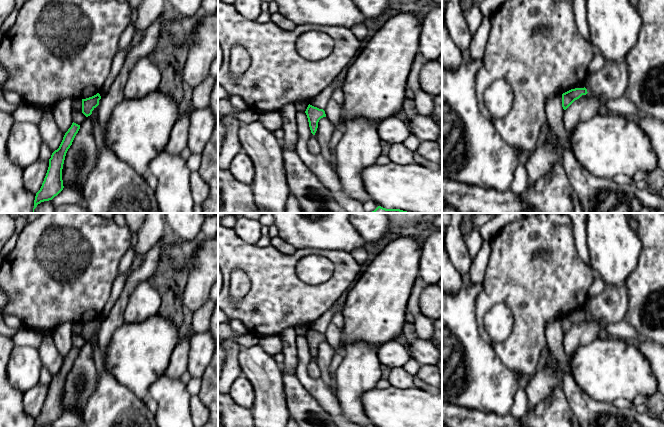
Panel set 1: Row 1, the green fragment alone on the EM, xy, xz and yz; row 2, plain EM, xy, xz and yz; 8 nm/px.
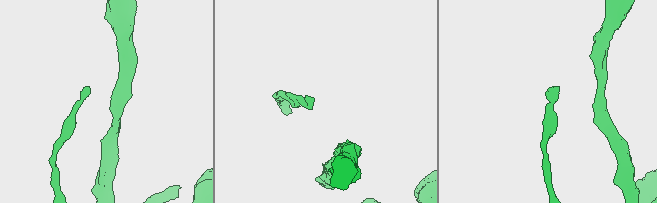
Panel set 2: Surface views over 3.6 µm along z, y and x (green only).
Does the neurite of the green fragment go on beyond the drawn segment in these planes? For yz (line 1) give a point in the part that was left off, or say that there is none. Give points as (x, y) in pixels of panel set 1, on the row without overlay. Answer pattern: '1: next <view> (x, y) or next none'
1: next none

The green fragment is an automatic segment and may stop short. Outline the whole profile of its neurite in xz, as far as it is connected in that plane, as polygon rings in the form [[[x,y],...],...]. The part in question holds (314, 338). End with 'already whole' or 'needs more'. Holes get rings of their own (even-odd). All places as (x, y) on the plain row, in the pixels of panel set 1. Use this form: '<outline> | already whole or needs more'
[[[309,328],[305,337],[308,342],[311,357],[315,359],[319,344],[323,341],[326,341],[325,335]]] | already whole

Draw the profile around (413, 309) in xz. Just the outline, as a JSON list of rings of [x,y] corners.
[[[419,274],[413,285],[412,293],[407,302],[407,308],[406,308],[406,313],[412,315],[413,318],[415,318],[420,313],[419,297],[421,295],[421,292],[424,290],[426,286],[428,286],[427,283]]]

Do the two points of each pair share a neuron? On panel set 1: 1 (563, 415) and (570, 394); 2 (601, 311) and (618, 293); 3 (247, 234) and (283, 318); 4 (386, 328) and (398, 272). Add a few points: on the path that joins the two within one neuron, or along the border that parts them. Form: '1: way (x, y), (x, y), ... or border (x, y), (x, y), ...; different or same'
1: border (562, 387), (567, 403), (576, 416); different
2: way (605, 307), (615, 297); same
3: border (233, 228), (243, 240), (254, 244); different
4: way (387, 314), (387, 286); same

